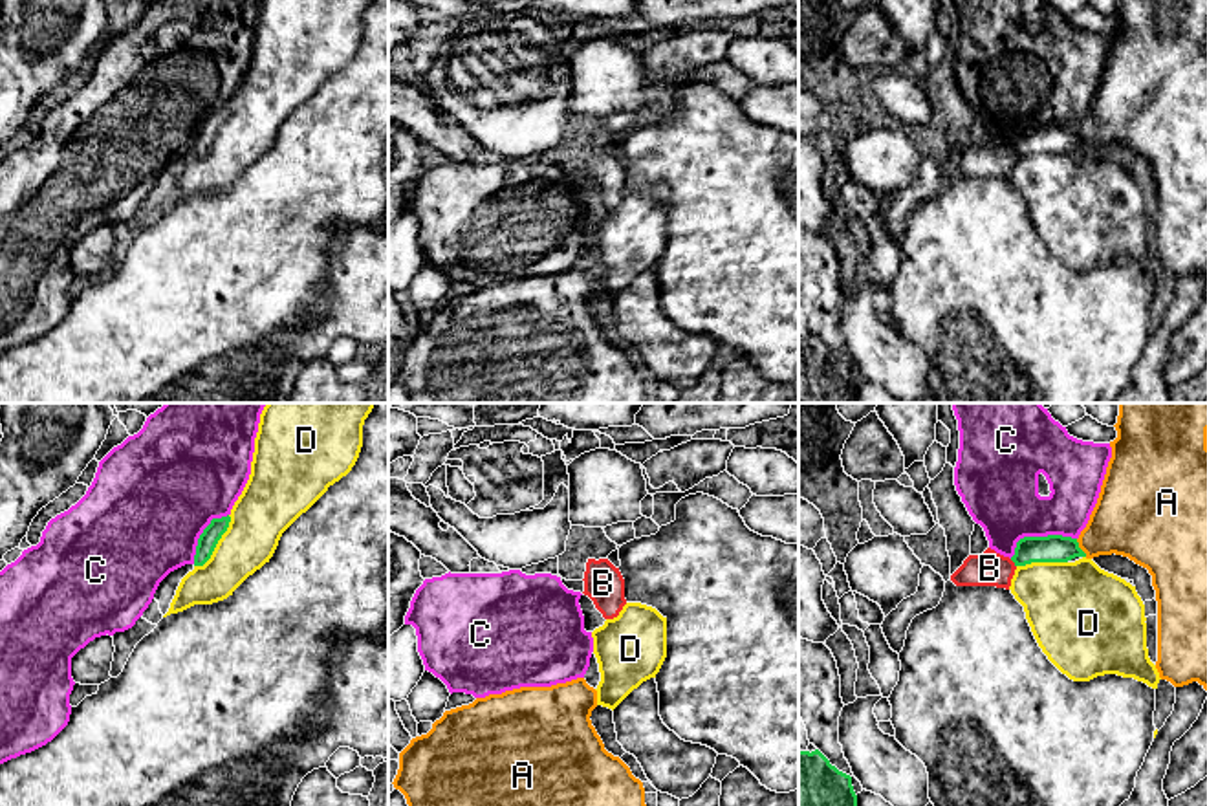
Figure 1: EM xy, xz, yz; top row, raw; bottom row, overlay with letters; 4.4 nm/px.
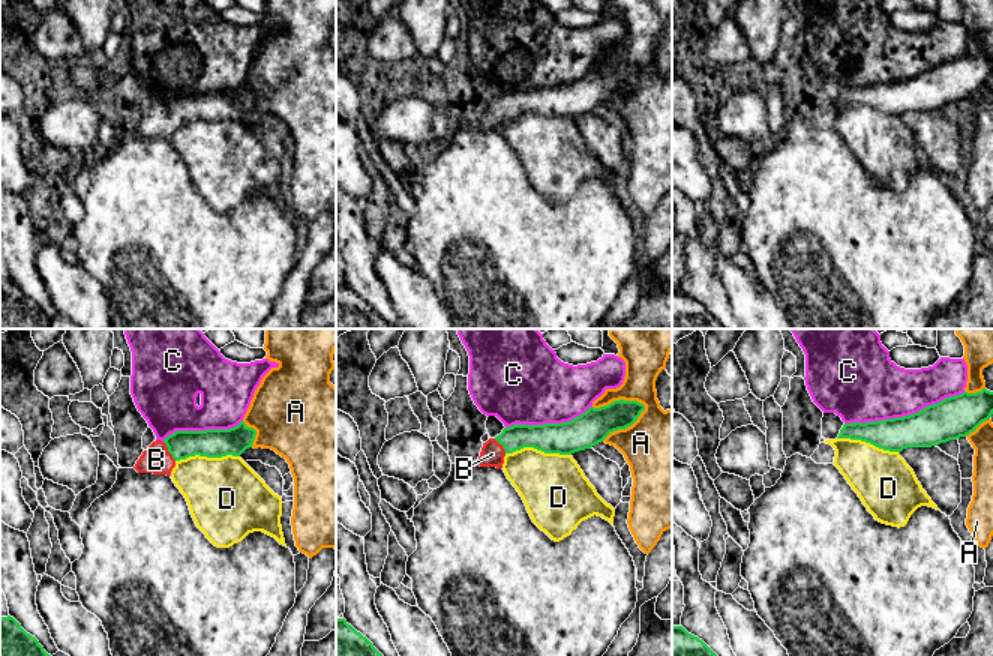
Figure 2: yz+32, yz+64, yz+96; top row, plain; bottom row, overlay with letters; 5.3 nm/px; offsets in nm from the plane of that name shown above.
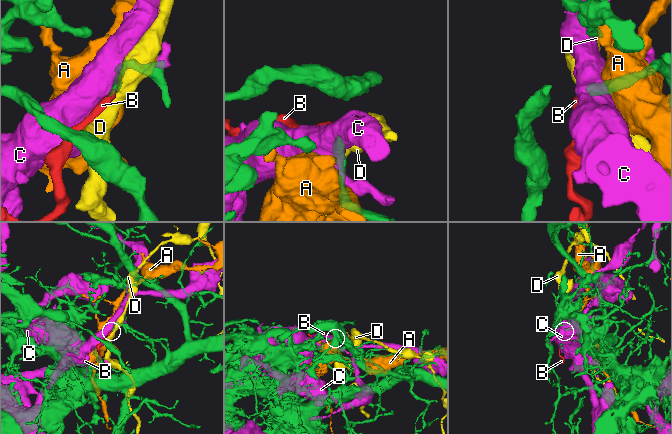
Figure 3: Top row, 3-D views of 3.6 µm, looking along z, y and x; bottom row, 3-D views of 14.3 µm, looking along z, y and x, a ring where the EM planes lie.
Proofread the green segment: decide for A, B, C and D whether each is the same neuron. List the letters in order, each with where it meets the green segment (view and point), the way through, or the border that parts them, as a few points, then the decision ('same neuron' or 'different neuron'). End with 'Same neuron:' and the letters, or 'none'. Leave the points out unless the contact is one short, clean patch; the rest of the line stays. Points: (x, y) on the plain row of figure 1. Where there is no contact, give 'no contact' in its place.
A: yz (1079, 138) | different neuron
B: yz (1013, 151) | across yz (1054, 138), (1030, 138), (1013, 151), (1002, 158), (989, 158) | same neuron
C: yz (1039, 127) | different neuron
D: xy (217, 132) | different neuron
Same neuron: B

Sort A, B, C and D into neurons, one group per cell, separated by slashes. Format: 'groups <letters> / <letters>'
groups A / B / C / D

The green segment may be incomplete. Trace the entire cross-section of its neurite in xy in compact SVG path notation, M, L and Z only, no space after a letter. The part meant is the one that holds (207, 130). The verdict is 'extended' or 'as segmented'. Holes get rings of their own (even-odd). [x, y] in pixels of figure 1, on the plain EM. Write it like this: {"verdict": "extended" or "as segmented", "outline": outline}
{"verdict": "as segmented", "outline": "M229 104L222 108L212 108L211 114L203 119L203 123L198 128L194 156L203 156L211 148L218 130L227 121L229 112Z"}

